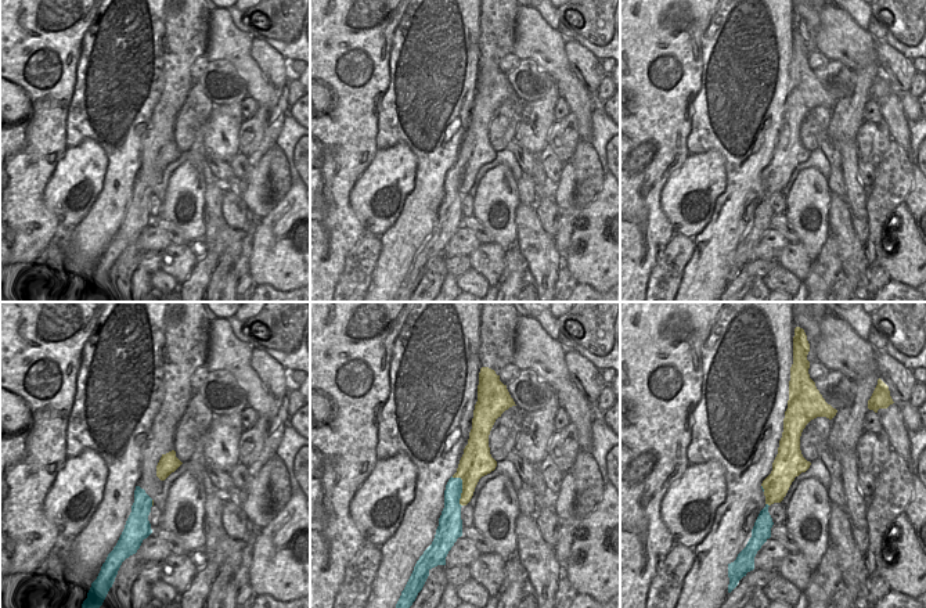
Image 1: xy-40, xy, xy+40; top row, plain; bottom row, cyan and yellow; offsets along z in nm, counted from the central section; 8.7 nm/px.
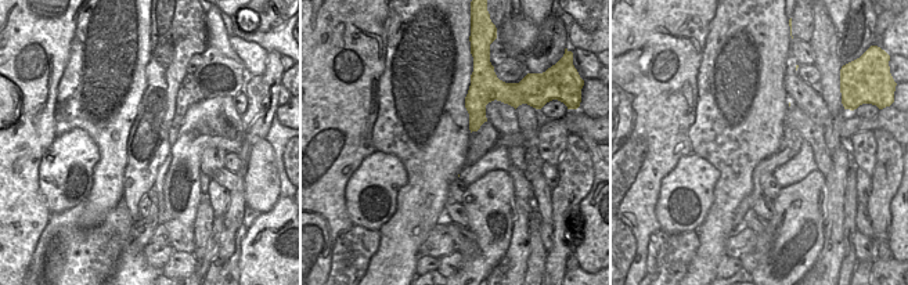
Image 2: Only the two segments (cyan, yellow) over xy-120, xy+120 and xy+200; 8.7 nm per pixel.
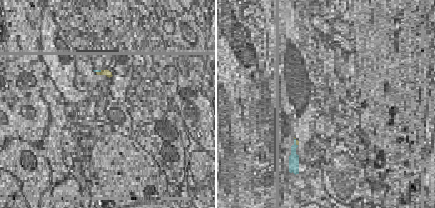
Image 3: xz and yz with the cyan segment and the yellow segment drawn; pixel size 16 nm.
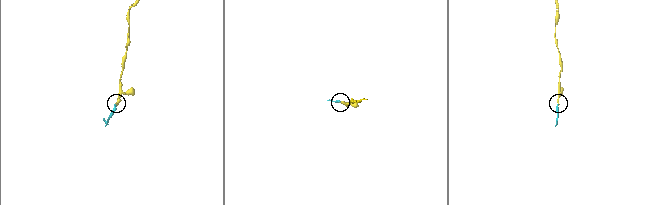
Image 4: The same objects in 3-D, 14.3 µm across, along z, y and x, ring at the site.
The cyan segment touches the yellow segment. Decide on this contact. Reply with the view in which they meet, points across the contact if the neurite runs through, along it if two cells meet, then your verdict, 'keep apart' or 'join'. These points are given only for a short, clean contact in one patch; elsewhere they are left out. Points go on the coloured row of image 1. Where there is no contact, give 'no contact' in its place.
xy | across xy (451, 513), (453, 500), (461, 488), (475, 463) | join

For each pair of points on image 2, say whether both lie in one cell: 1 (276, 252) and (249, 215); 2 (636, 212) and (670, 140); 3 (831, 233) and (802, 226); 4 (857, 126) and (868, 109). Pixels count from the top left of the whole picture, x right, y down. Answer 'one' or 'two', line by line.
1: two
2: one
3: two
4: two

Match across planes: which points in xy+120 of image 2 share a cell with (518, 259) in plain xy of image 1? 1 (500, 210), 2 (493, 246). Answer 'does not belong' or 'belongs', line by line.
1: does not belong
2: does not belong

